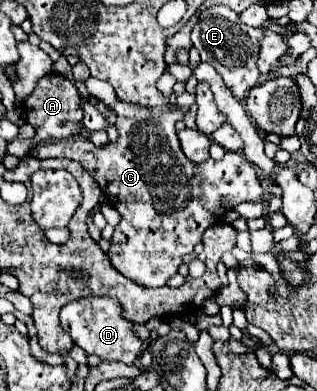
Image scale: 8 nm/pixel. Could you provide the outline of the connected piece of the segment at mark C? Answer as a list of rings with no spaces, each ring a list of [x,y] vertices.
[[[96,82],[96,98],[110,104],[116,112],[118,140],[106,142],[106,146],[94,146],[84,136],[40,142],[26,156],[40,160],[70,158],[92,172],[106,202],[122,216],[110,238],[108,258],[112,266],[144,288],[166,286],[178,272],[184,256],[194,252],[194,246],[214,222],[242,202],[260,202],[264,190],[254,166],[236,152],[226,152],[218,162],[212,158],[204,164],[190,162],[180,150],[174,130],[176,120],[184,118],[178,104],[168,114],[152,114],[148,108],[120,102],[106,82]]]

